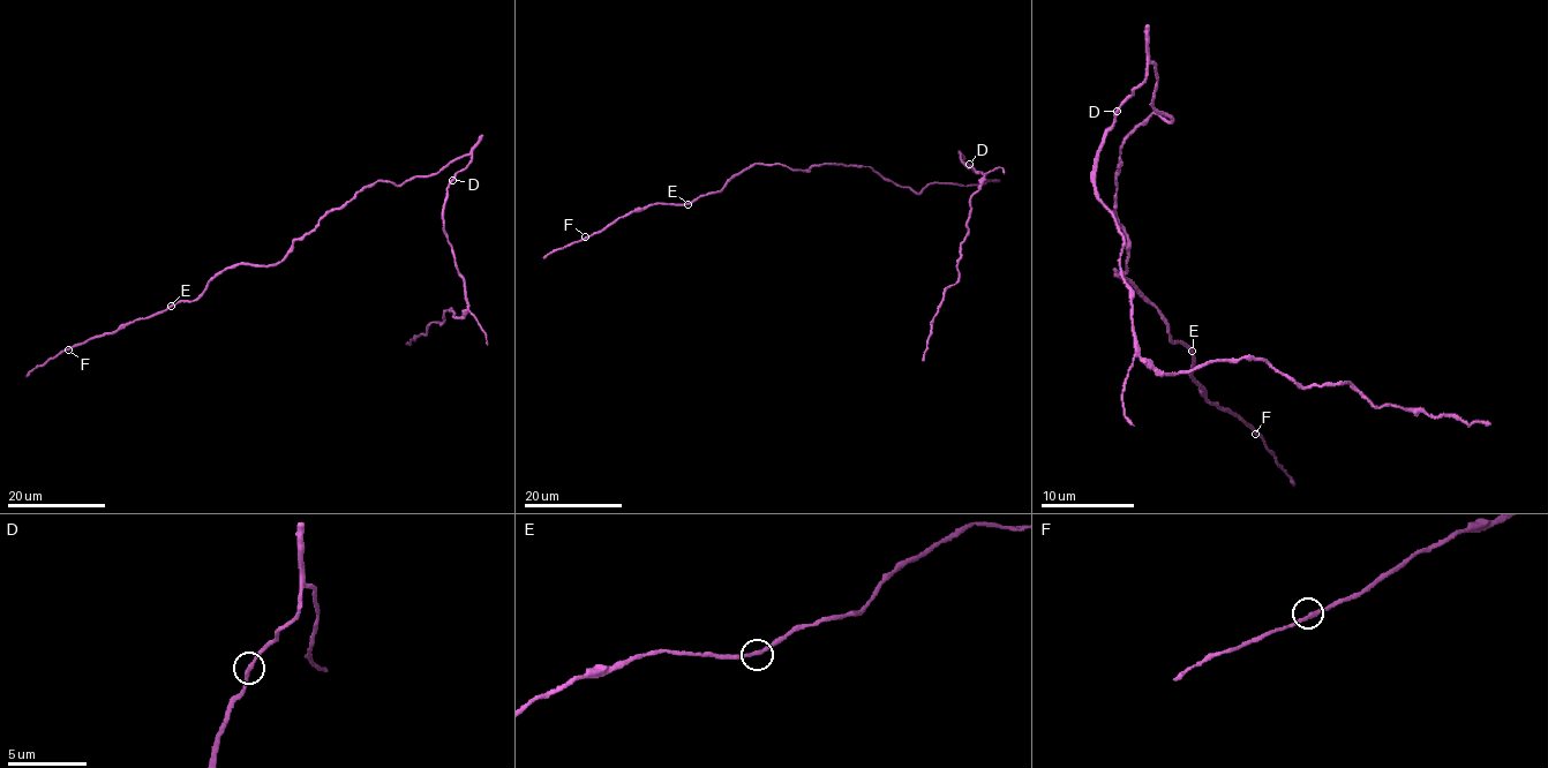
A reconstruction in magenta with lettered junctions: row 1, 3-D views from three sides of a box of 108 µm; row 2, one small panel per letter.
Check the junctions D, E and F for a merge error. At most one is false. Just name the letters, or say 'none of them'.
none of them

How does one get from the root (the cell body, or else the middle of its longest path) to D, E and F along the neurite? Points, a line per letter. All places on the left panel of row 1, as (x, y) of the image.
D: (403, 183), (415, 177), (437, 174), (456, 159), (470, 155), (471, 162), (451, 180)
E: (403, 183), (366, 185), (295, 239), (280, 261), (269, 266), (230, 266), (195, 299), (171, 306)
F: (403, 183), (366, 185), (295, 239), (280, 261), (269, 266), (230, 266), (195, 299), (180, 300), (68, 349)

